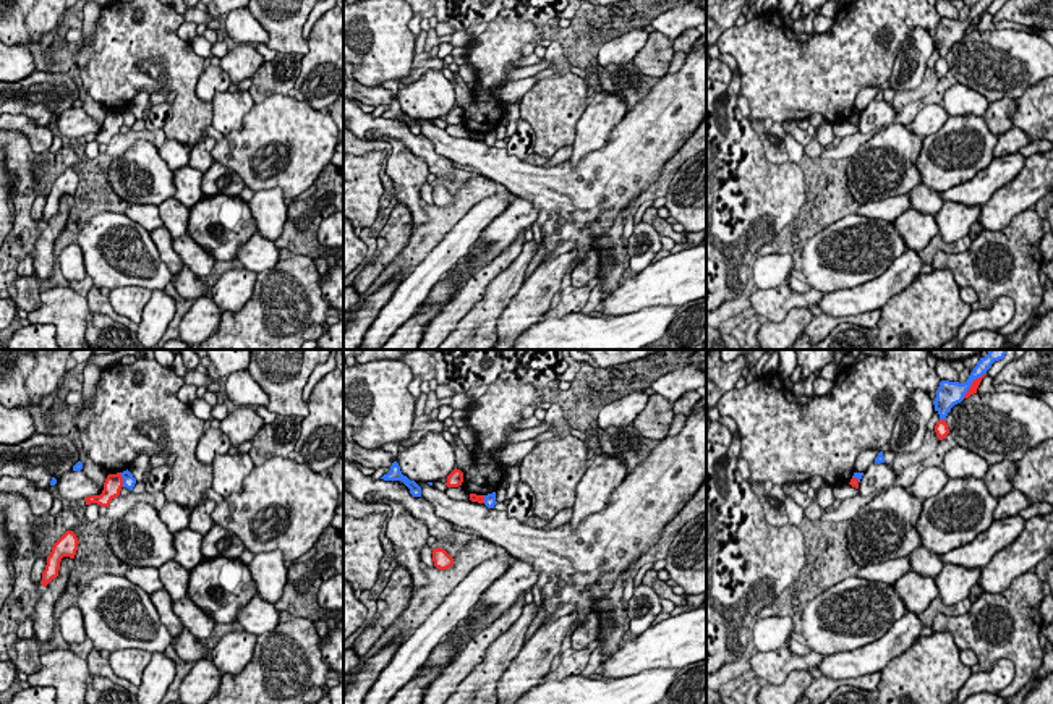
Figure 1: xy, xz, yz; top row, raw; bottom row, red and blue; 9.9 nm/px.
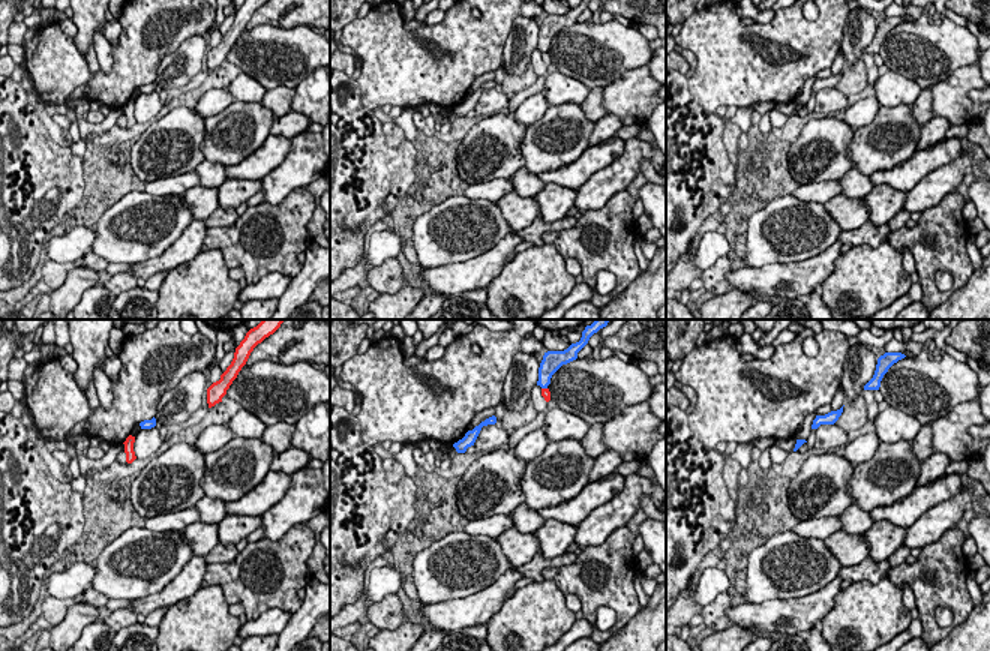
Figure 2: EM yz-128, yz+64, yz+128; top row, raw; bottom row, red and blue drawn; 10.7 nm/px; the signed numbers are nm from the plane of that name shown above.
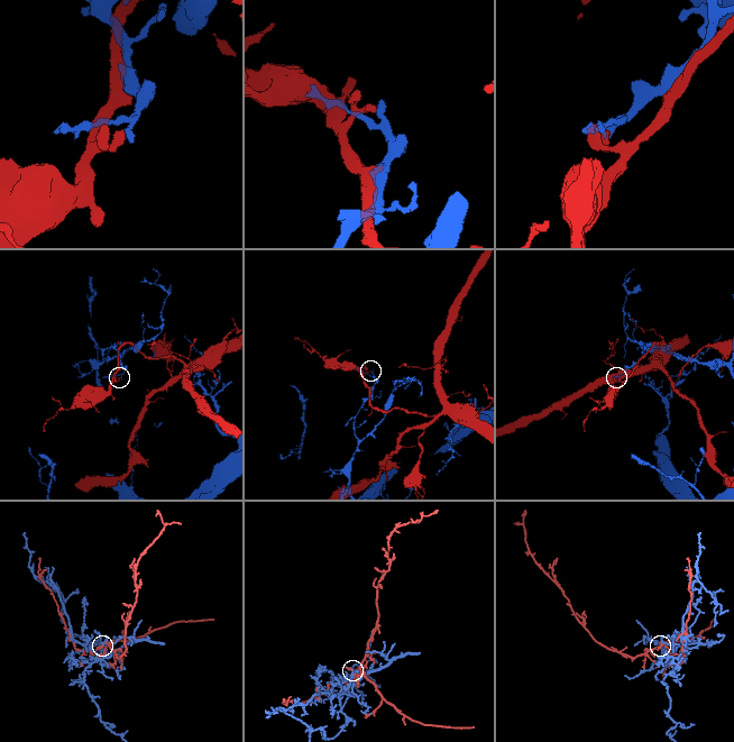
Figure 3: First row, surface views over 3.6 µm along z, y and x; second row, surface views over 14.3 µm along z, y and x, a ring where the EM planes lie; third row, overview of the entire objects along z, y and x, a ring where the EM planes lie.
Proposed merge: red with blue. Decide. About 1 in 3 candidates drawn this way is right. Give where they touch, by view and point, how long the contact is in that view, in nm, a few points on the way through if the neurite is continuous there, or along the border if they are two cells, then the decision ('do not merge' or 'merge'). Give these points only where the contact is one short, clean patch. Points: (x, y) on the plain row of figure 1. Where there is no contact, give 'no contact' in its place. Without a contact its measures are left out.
contact yz (972, 21); length 340 nm; do not merge

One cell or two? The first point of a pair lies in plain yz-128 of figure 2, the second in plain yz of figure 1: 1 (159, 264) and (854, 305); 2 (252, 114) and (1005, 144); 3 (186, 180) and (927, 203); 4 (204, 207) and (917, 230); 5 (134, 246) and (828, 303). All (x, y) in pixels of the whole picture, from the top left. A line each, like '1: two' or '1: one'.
1: one
2: two
3: two
4: one
5: two

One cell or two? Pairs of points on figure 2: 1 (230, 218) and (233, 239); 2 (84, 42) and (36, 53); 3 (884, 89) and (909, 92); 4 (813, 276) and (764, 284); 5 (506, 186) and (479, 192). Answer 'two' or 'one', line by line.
1: two
2: two
3: one
4: one
5: one

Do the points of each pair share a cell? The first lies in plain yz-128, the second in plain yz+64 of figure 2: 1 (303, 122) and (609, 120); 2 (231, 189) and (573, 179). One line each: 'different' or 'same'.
1: same
2: different

